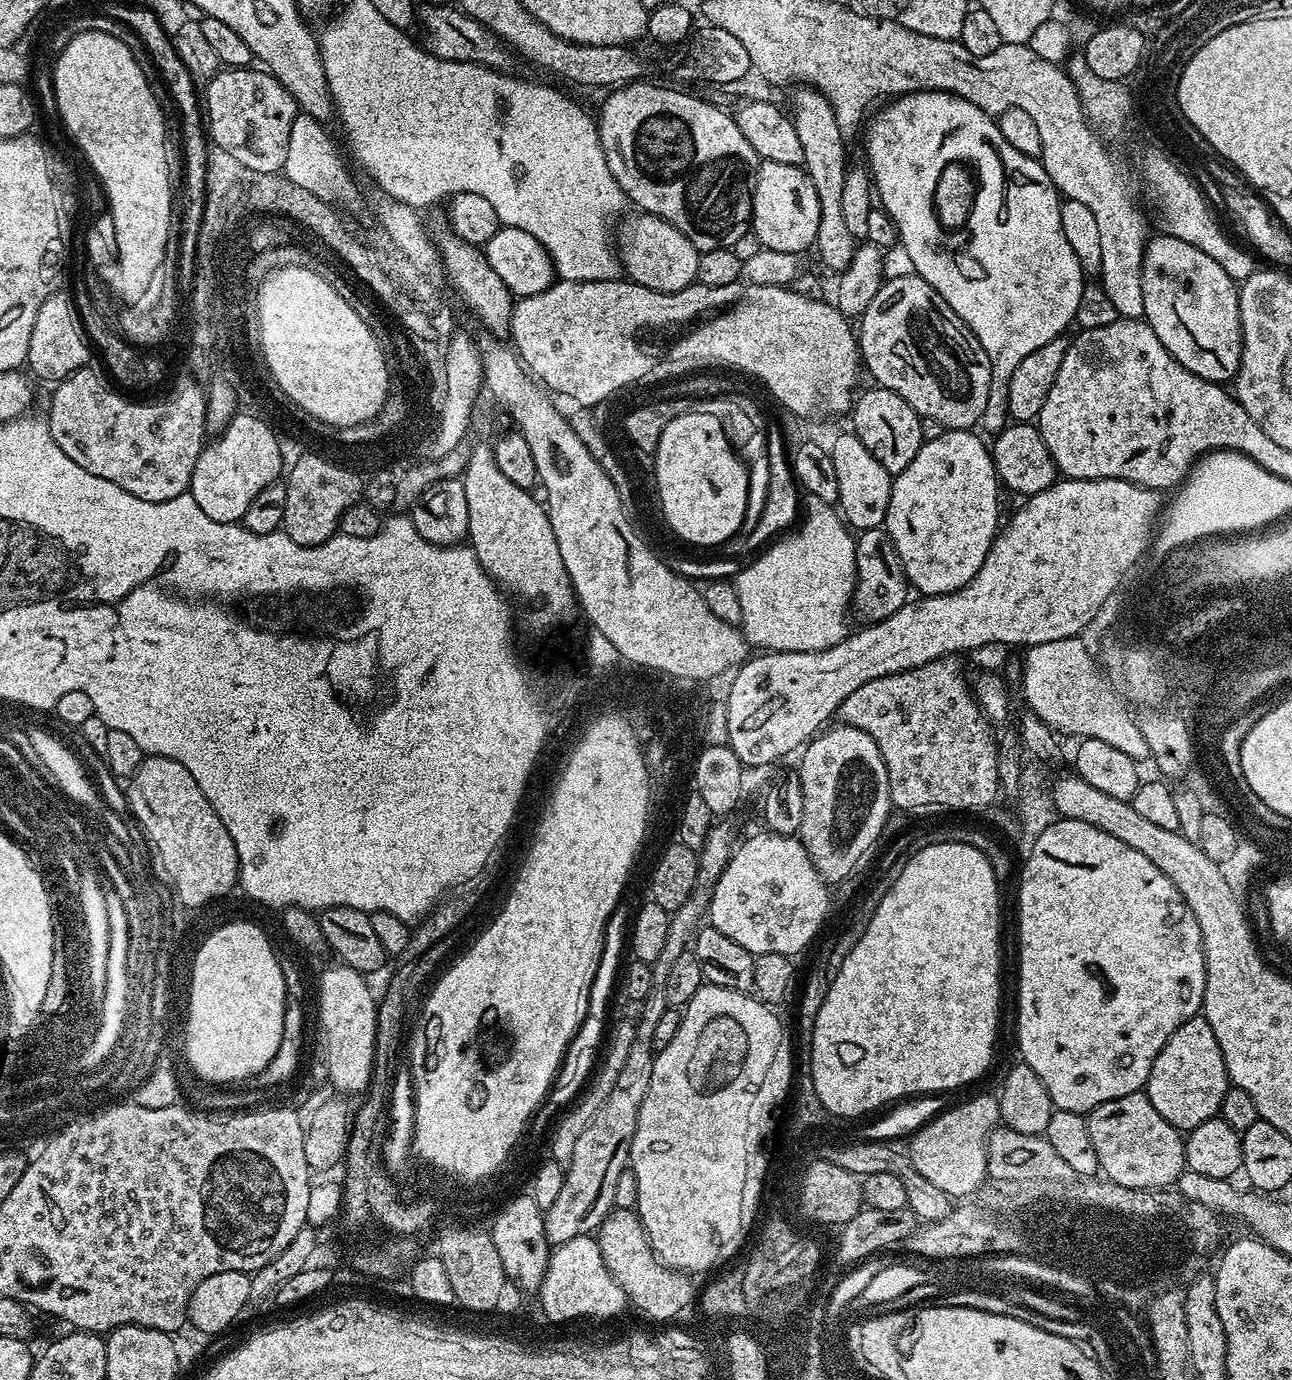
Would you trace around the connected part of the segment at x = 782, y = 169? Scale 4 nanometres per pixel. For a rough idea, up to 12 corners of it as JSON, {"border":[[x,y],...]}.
{"border":[[761,160],[750,231],[761,248],[816,243],[818,190],[803,167]]}

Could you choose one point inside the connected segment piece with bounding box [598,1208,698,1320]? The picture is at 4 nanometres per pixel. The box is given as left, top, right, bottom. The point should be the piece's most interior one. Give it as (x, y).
(661, 1292)

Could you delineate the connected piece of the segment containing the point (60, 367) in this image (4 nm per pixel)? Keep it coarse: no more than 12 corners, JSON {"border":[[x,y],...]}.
{"border":[[53,290],[38,306],[26,368],[59,382],[94,349],[75,299]]}

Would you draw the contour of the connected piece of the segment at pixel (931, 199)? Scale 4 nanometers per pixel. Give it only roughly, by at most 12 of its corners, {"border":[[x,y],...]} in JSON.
{"border":[[954,92],[868,124],[911,271],[1010,374],[1086,274],[1035,155]]}

